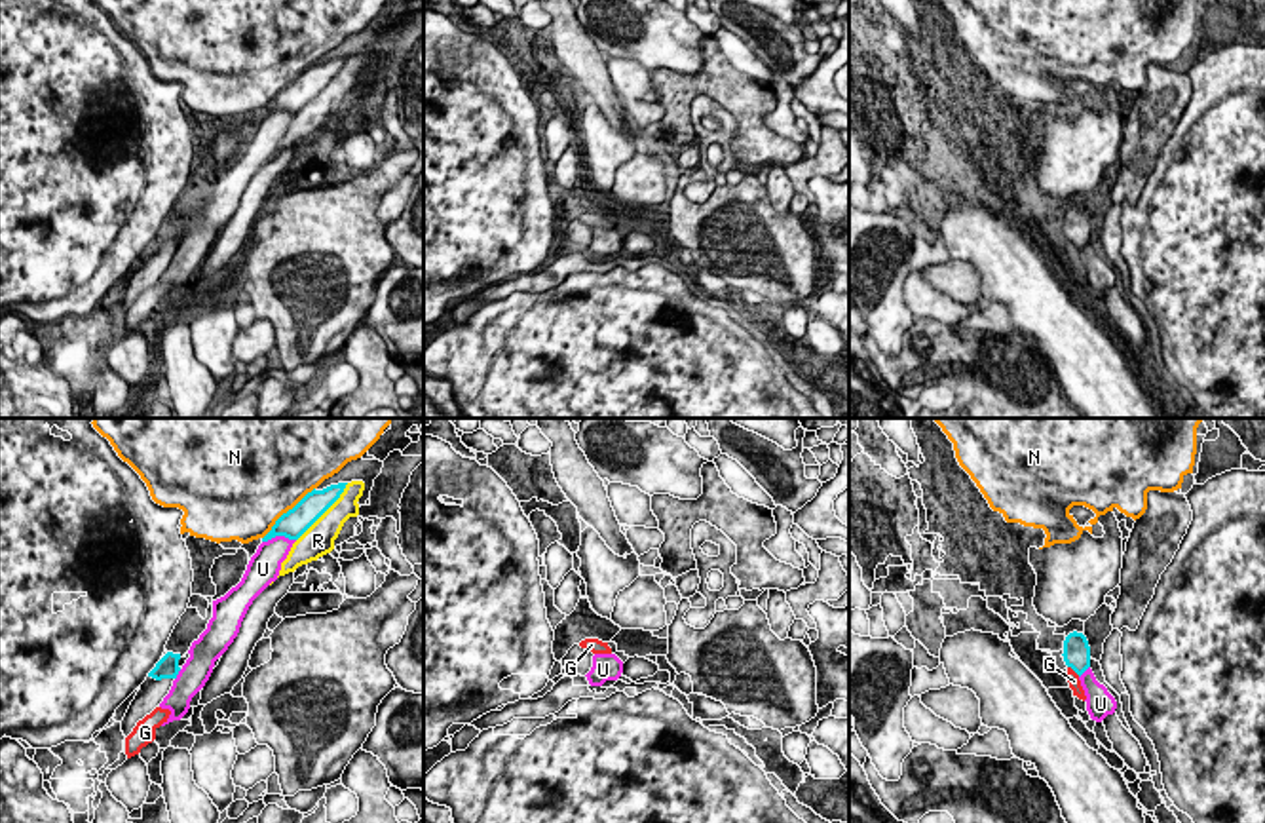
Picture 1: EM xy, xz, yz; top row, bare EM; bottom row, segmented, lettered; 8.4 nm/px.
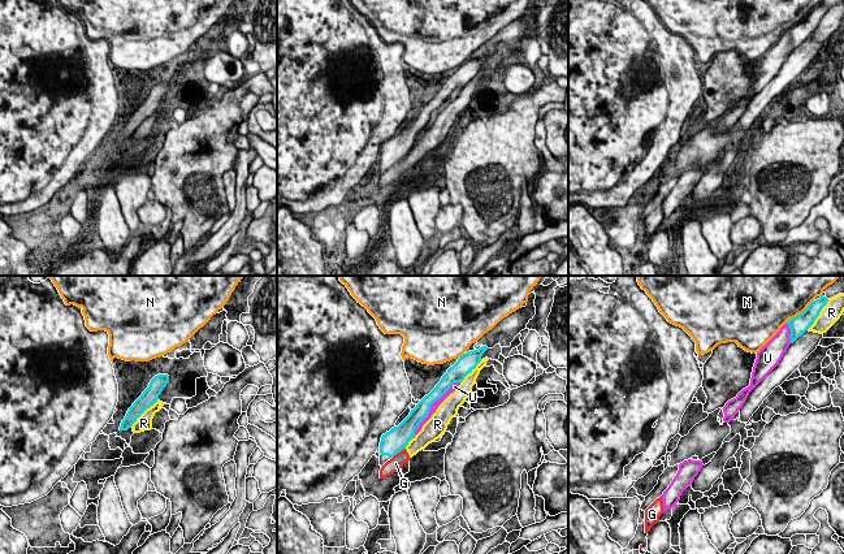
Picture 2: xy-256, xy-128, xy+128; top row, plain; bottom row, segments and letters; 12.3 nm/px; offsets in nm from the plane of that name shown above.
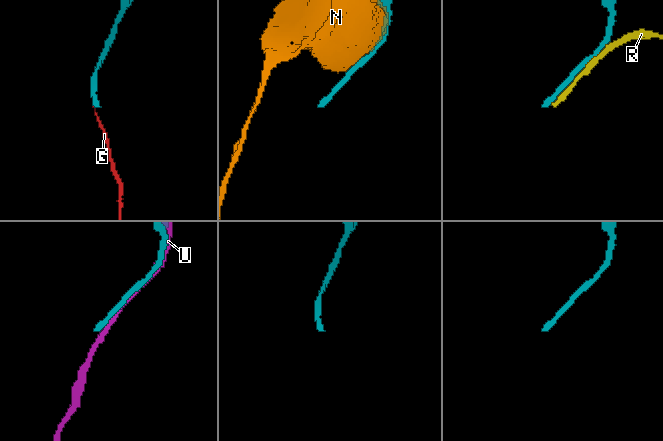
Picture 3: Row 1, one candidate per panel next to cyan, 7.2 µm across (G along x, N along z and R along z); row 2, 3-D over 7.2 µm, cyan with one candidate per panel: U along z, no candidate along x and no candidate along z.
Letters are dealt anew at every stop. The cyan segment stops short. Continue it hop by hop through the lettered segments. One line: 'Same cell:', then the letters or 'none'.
Same cell: none

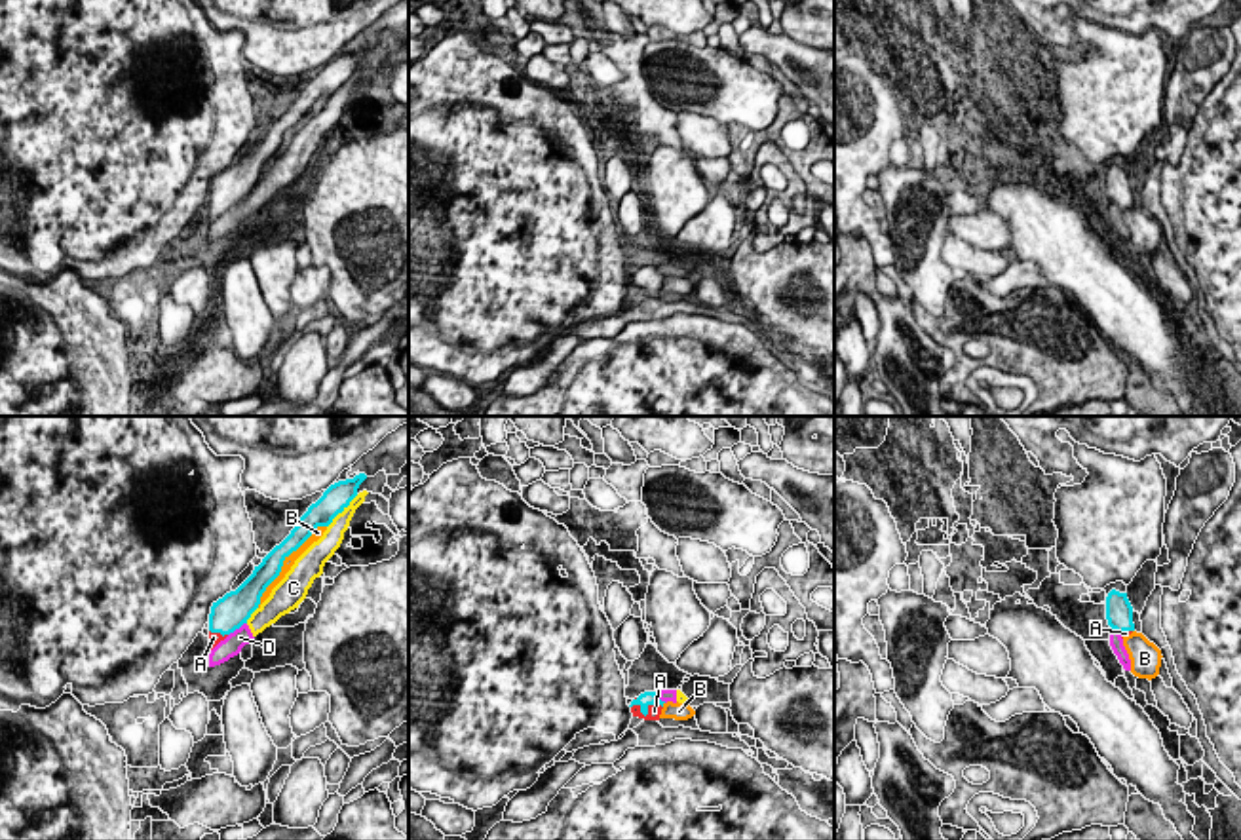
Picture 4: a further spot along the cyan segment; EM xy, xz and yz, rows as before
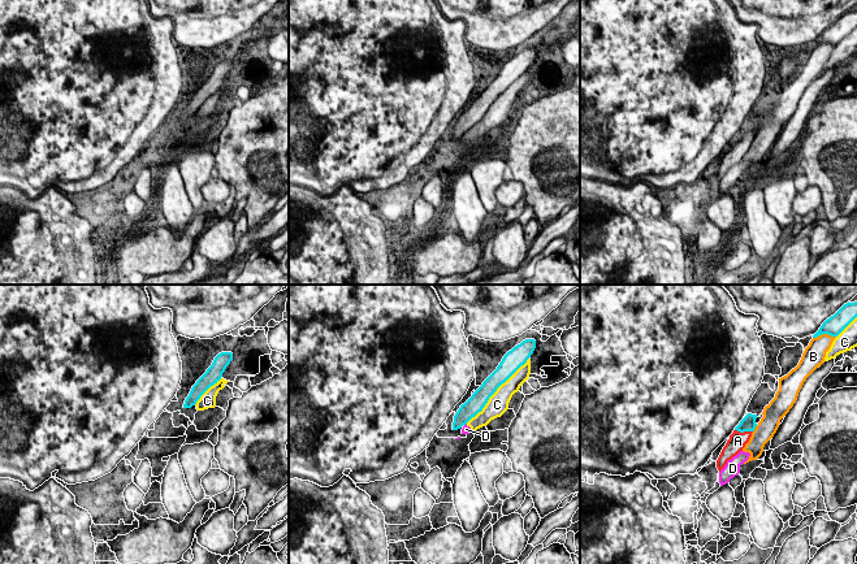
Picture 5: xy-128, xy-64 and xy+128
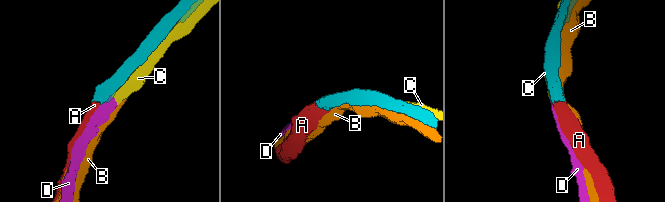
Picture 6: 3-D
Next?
Same cell: A

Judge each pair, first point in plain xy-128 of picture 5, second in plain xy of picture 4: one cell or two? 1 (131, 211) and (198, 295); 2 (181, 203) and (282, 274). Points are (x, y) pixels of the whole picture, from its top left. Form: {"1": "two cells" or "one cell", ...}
{"1": "two cells", "2": "two cells"}

